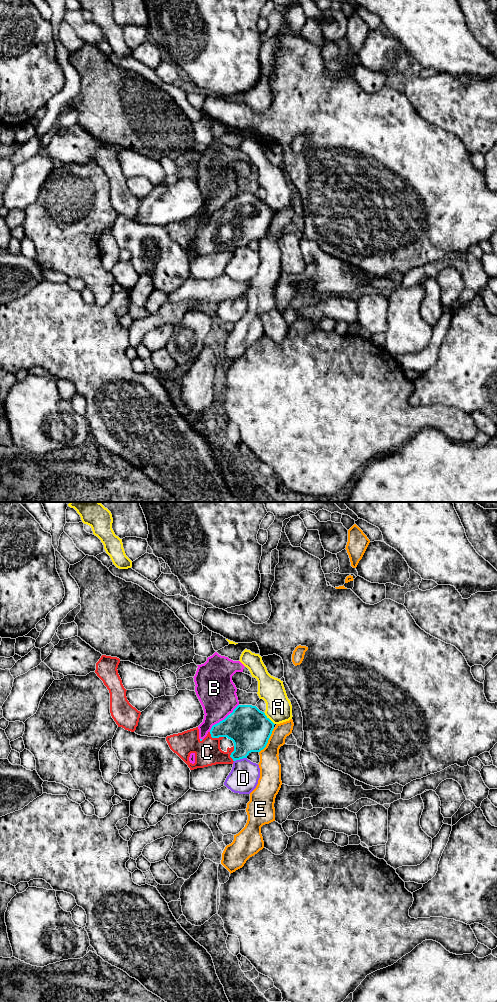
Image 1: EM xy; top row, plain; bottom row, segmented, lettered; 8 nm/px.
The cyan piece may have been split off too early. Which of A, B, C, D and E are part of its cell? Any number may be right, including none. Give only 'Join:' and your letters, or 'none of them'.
Join: C

